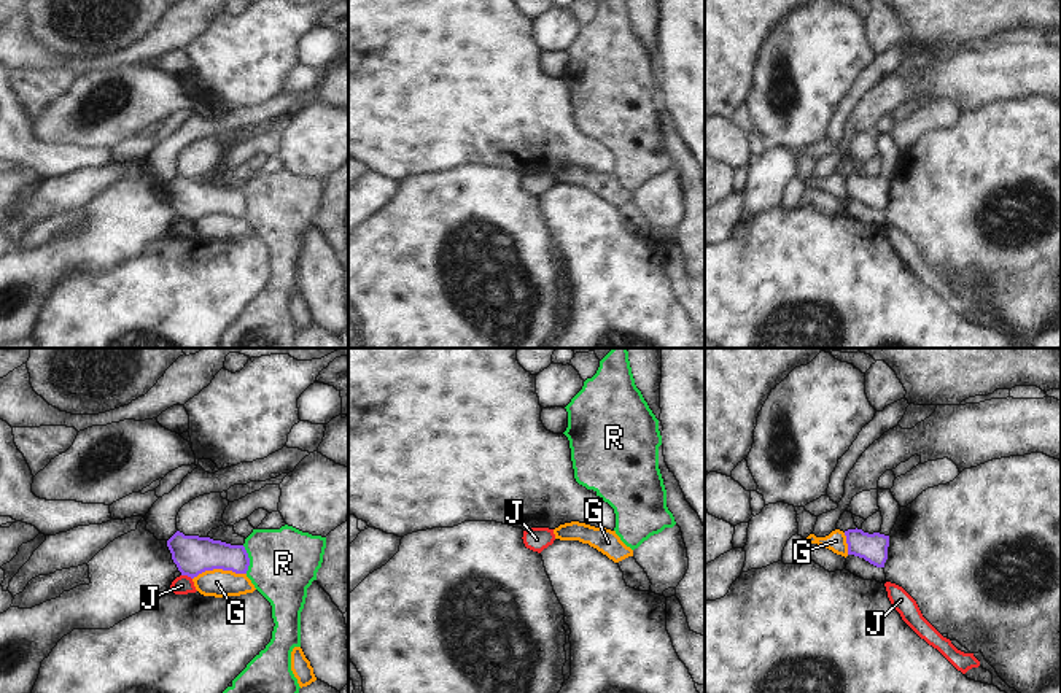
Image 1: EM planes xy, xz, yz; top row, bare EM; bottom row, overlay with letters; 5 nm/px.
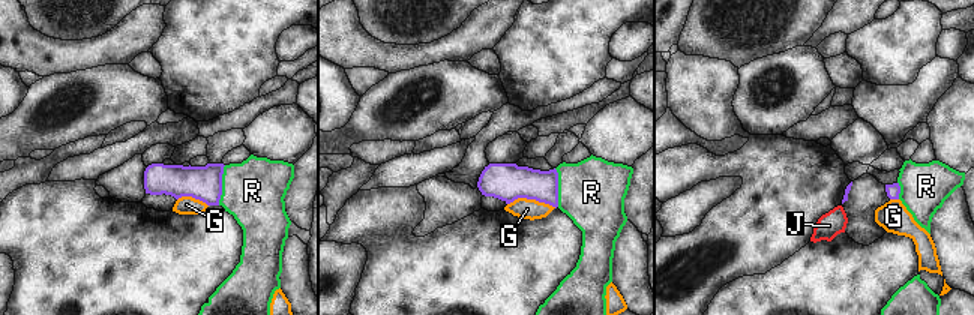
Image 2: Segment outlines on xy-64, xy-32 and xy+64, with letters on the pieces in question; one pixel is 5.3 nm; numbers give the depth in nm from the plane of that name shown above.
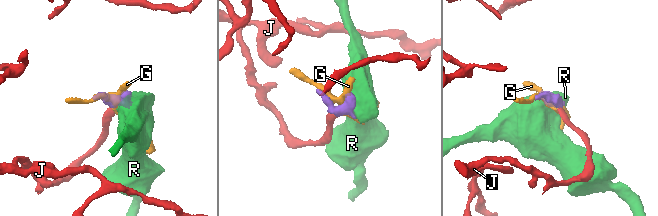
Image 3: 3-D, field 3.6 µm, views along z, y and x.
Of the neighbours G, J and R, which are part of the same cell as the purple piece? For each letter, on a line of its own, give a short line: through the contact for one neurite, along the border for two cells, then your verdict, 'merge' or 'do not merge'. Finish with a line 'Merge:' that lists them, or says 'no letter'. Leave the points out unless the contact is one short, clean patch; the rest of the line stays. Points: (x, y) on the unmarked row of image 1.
G: do not merge
J: line xy (182, 218), (191, 223); do not merge
R: line xy (242, 189), (248, 202), (247, 216); do not merge
Merge: no letter

